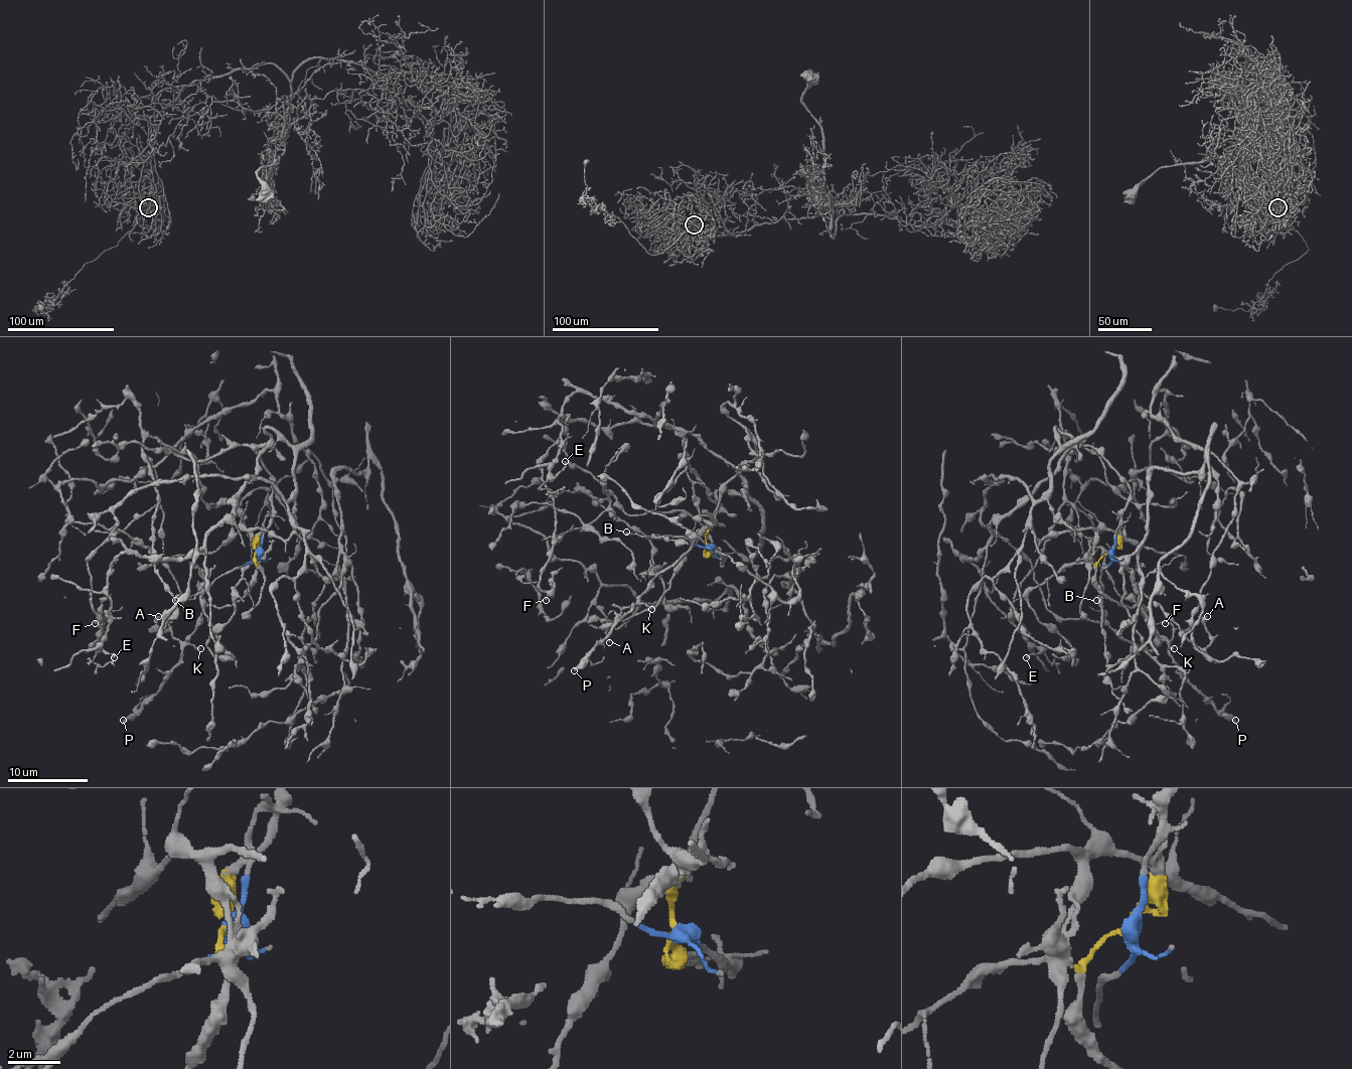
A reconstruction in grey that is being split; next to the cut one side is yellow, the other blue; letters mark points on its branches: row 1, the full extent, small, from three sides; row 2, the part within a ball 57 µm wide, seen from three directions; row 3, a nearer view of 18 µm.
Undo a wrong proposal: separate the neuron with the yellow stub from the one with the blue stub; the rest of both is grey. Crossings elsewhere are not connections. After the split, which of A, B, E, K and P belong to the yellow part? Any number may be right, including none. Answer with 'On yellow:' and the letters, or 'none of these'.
On yellow: A, K, P

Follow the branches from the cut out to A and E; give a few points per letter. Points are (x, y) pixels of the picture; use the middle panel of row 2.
A: (707, 546), (705, 531), (670, 566), (658, 572), (652, 584), (607, 628), (609, 642)
E: (707, 546), (723, 566), (699, 519), (719, 507), (670, 427), (575, 393), (561, 413), (551, 473), (565, 461)

